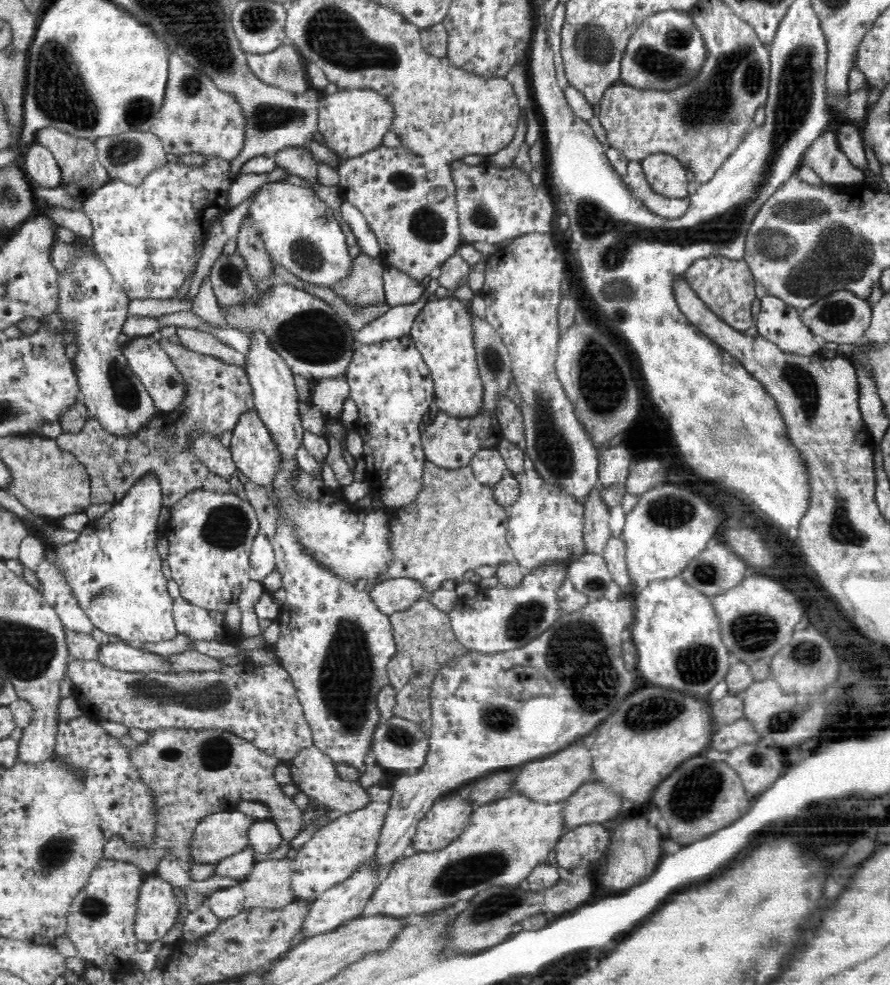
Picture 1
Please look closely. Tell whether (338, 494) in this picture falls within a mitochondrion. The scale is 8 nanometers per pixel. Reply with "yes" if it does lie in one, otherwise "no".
no

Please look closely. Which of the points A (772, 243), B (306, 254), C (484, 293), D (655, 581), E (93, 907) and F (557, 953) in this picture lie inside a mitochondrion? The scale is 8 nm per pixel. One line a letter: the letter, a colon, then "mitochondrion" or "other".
A: mitochondrion
B: mitochondrion
C: other
D: other
E: mitochondrion
F: other

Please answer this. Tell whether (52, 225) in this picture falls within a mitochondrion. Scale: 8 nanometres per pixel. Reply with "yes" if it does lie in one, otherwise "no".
no

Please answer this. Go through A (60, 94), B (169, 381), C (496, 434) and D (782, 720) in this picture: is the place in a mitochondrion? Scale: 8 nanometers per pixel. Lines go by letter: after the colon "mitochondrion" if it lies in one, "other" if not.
A: mitochondrion
B: mitochondrion
C: other
D: mitochondrion

